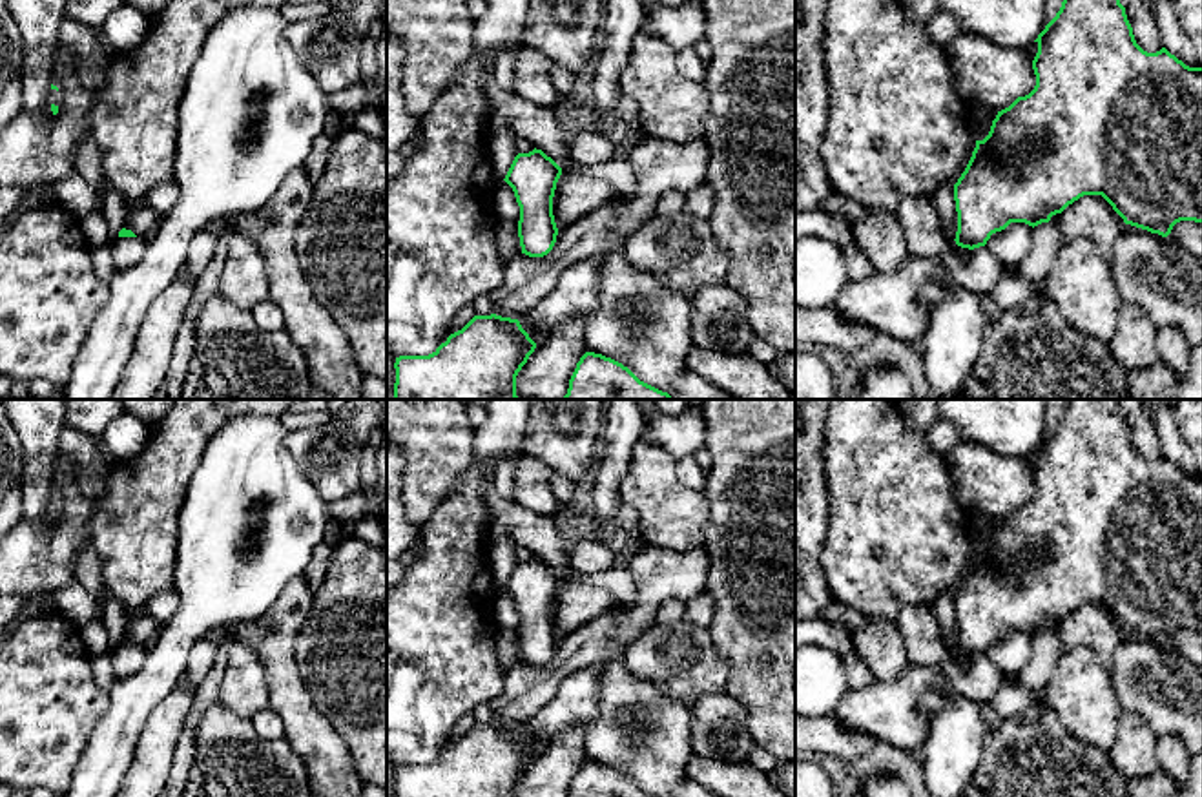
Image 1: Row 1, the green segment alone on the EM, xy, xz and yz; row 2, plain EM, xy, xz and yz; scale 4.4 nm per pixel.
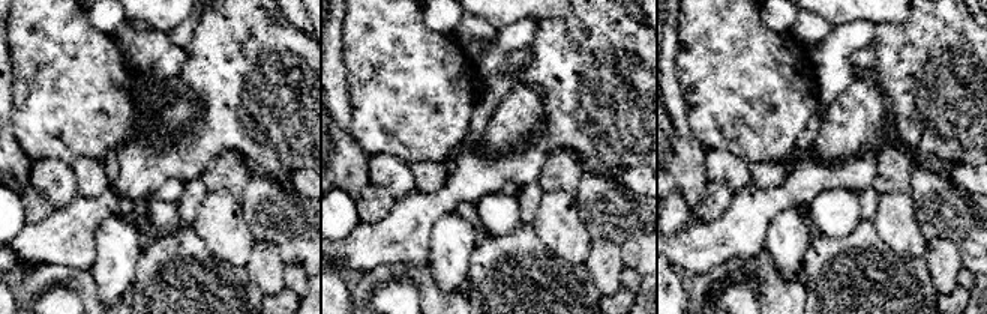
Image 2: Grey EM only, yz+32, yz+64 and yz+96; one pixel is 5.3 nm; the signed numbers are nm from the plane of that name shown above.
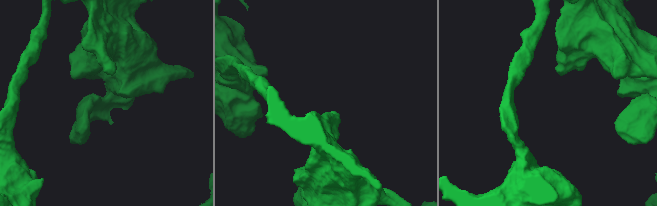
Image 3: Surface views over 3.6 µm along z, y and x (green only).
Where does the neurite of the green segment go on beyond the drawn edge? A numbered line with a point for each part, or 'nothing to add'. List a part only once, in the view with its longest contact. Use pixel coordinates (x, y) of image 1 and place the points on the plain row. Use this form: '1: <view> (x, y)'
1: xy (126, 661)

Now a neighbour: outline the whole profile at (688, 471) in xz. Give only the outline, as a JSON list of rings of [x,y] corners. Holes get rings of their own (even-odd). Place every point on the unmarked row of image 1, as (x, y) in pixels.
[[[693,456],[679,460],[675,465],[680,483],[702,491],[706,485],[706,472],[700,469]]]

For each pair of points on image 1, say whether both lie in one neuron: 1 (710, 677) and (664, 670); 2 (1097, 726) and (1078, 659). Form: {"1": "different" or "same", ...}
{"1": "same", "2": "same"}

